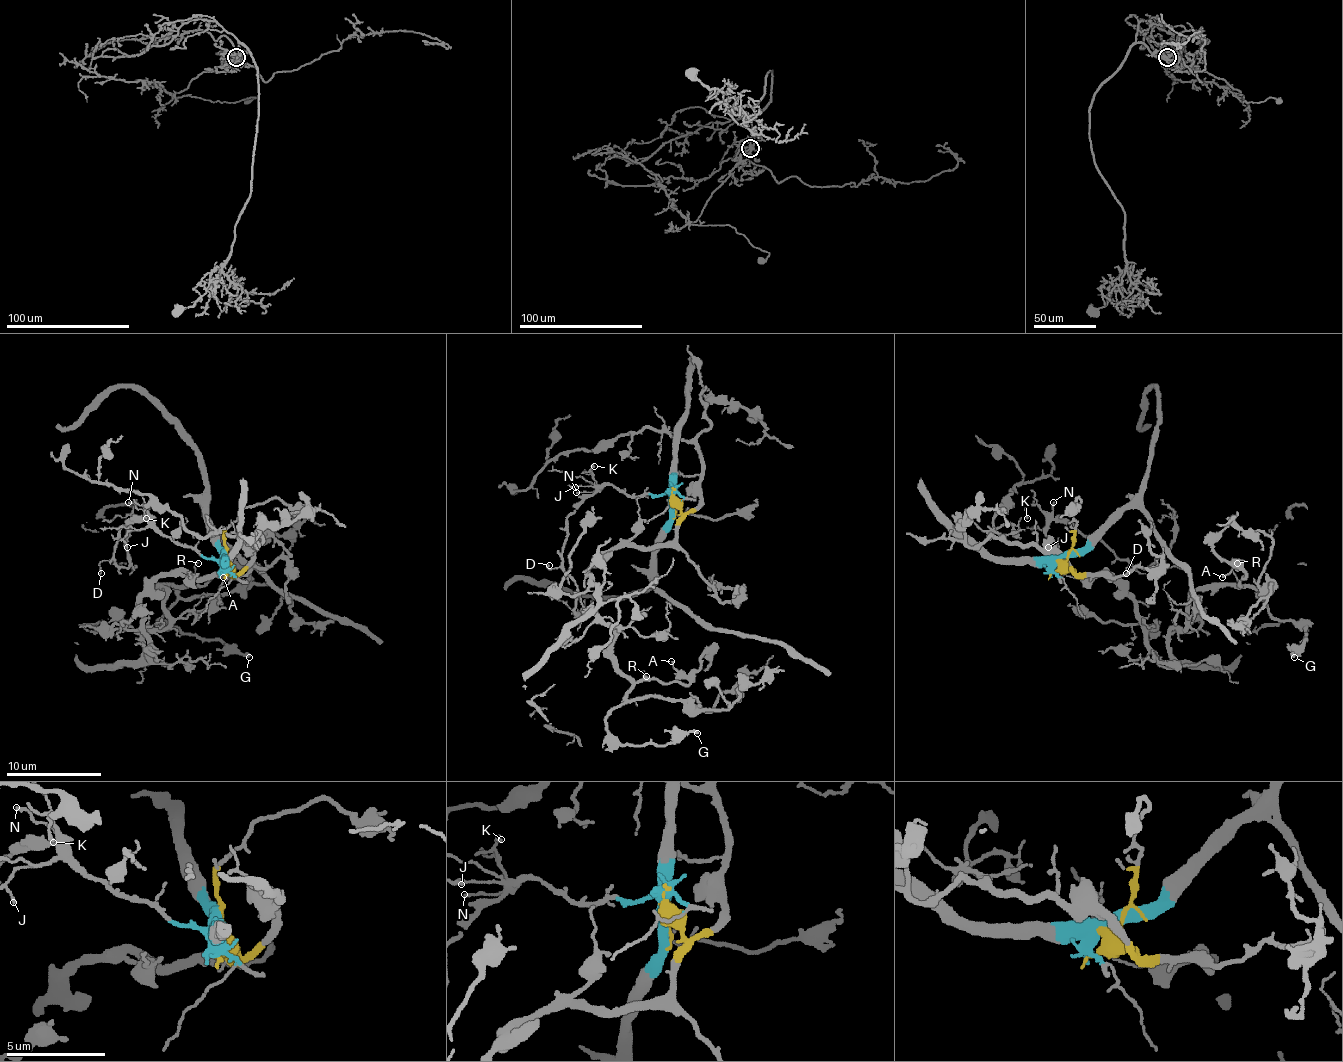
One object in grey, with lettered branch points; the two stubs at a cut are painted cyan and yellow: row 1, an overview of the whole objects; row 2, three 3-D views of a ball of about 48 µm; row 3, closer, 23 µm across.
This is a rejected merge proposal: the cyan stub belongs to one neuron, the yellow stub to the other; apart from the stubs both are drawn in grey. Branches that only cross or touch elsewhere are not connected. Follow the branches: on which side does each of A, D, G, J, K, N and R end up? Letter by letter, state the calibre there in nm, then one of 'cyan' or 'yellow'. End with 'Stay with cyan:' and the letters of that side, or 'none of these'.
A: 120 nm | yellow
D: 100 nm | cyan
G: 280 nm | yellow
J: 120 nm | cyan
K: 130 nm | cyan
N: 120 nm | cyan
R: 90 nm | yellow
Stay with cyan: D, J, K, N

